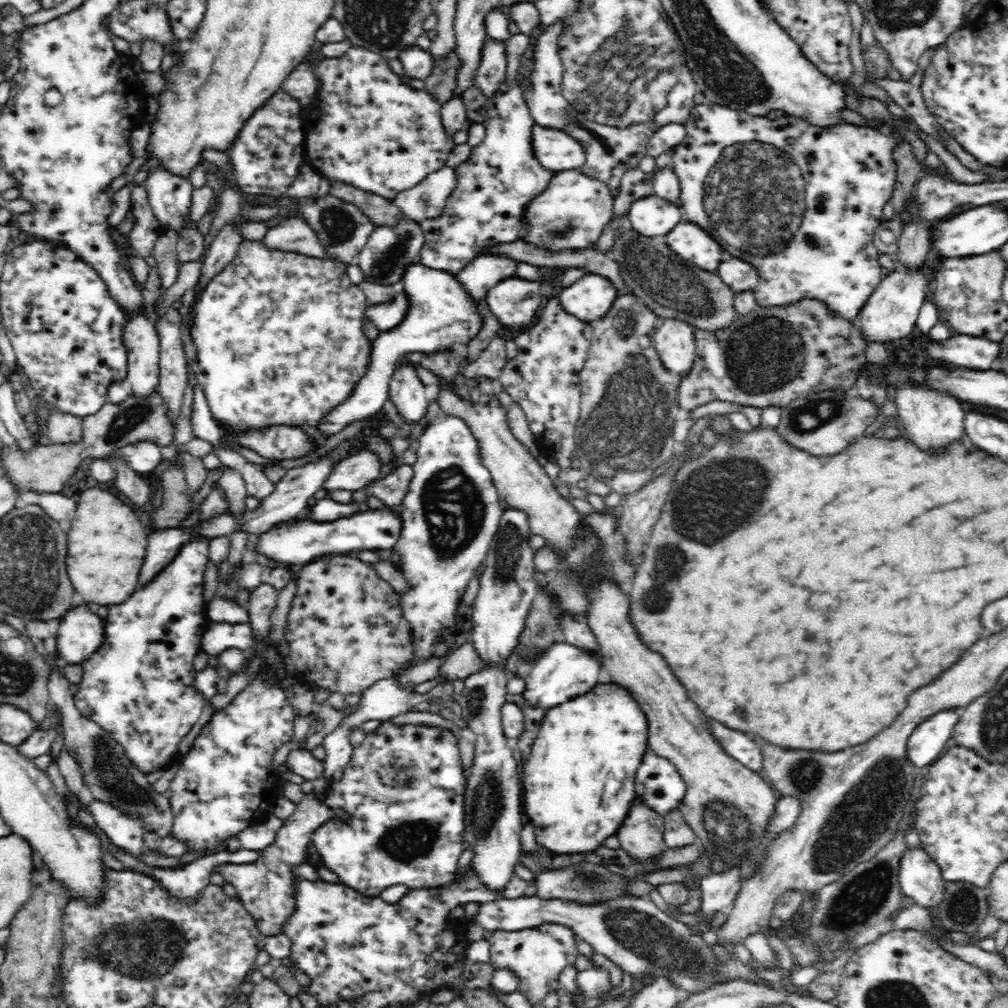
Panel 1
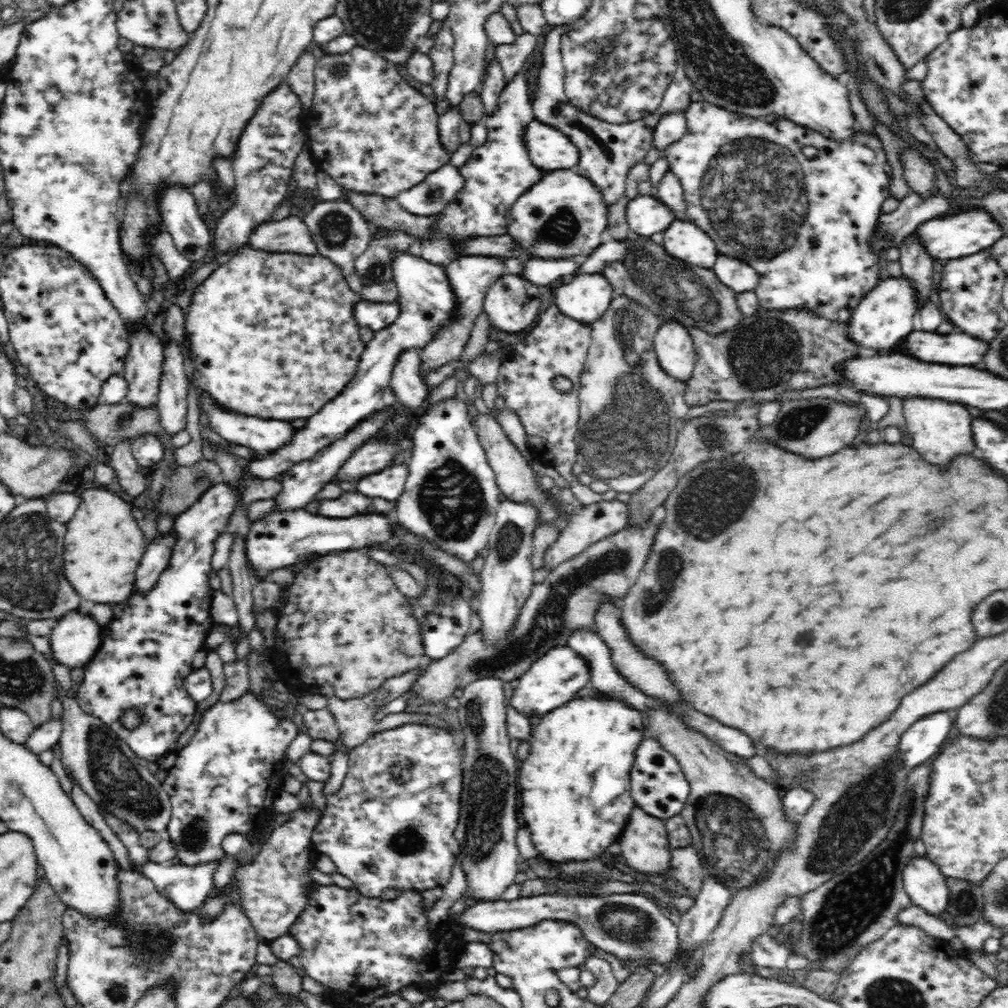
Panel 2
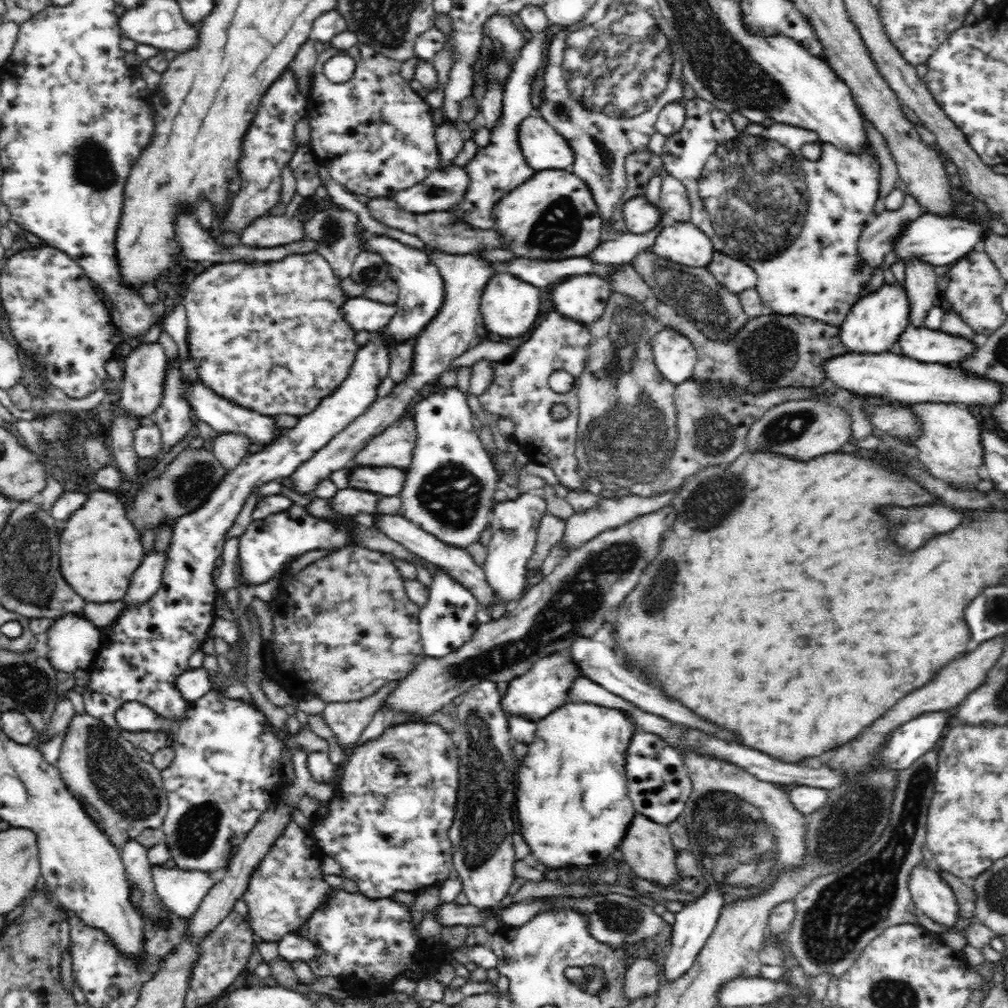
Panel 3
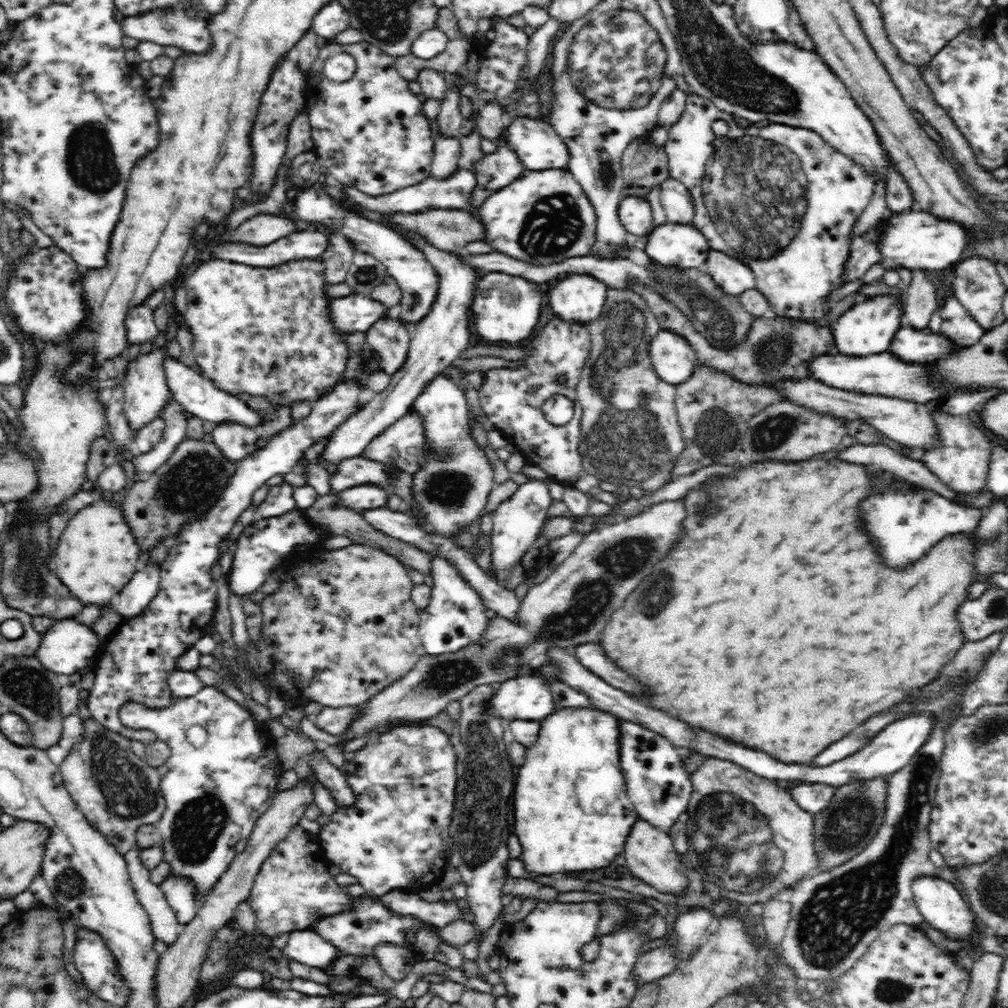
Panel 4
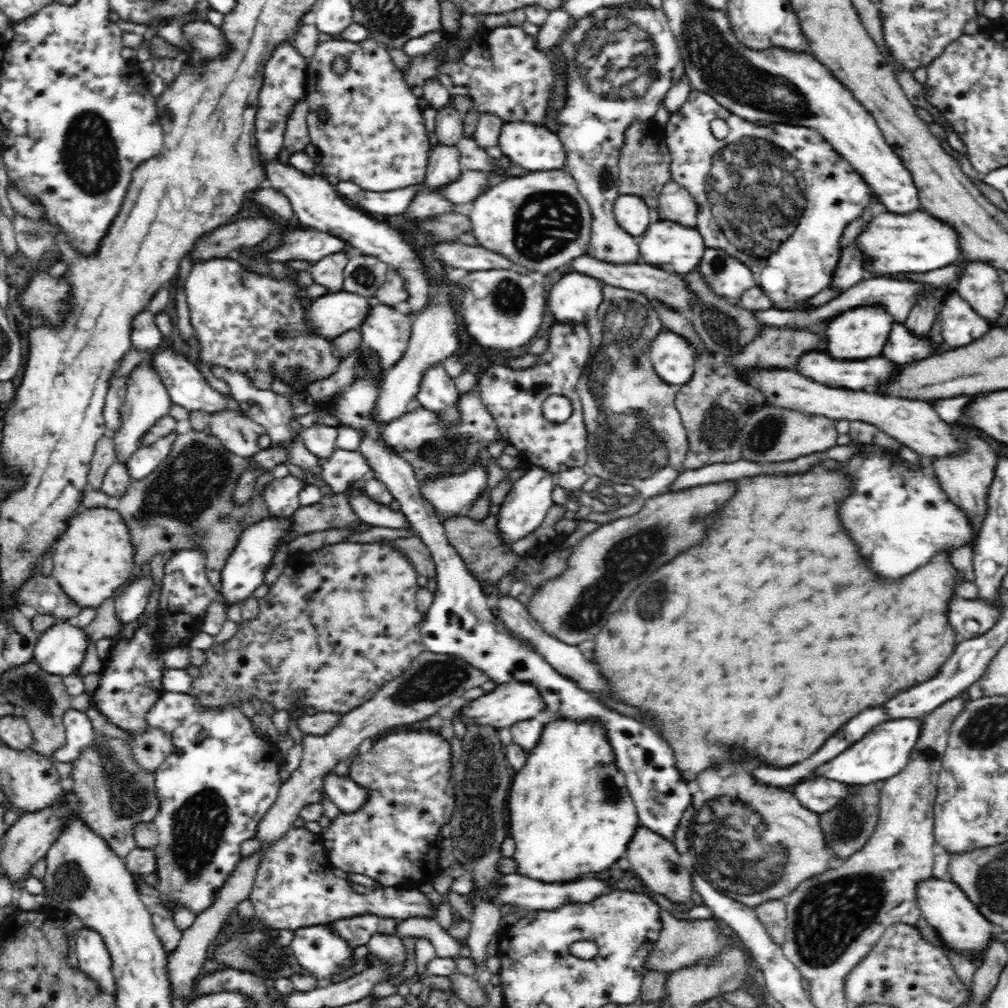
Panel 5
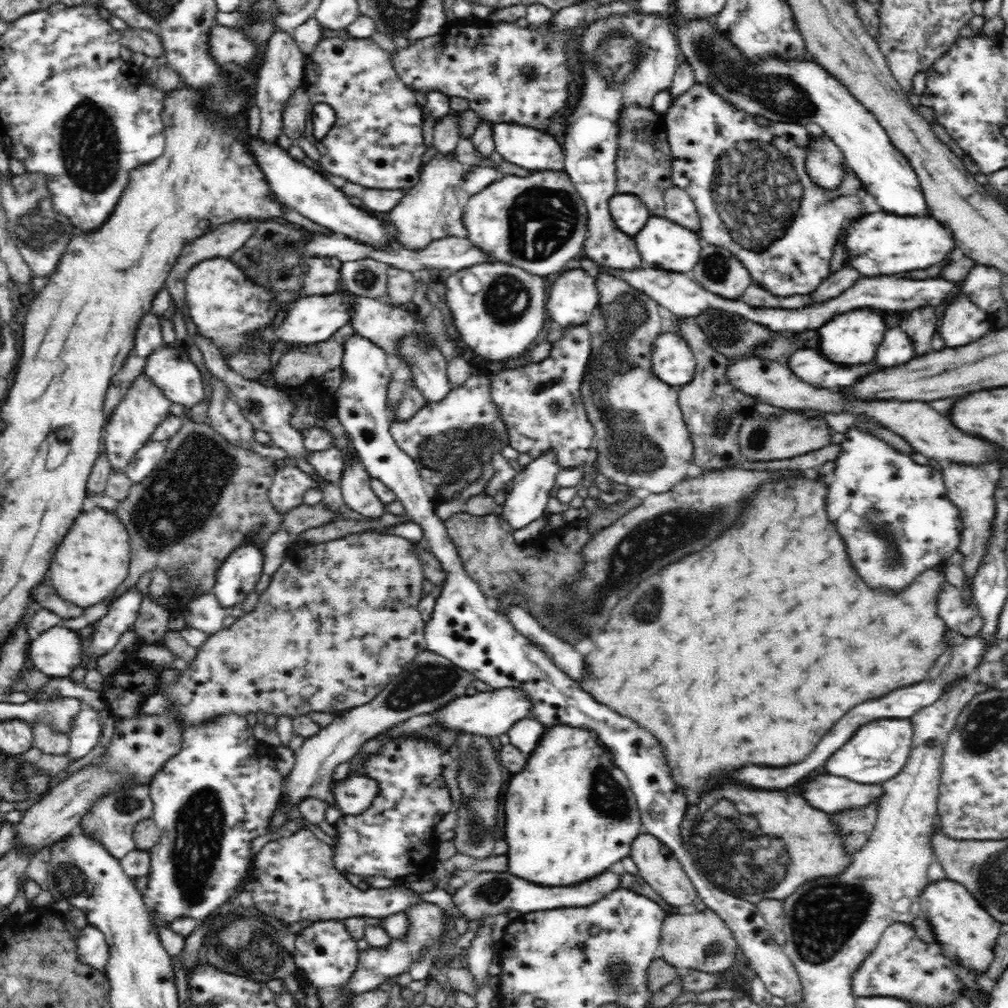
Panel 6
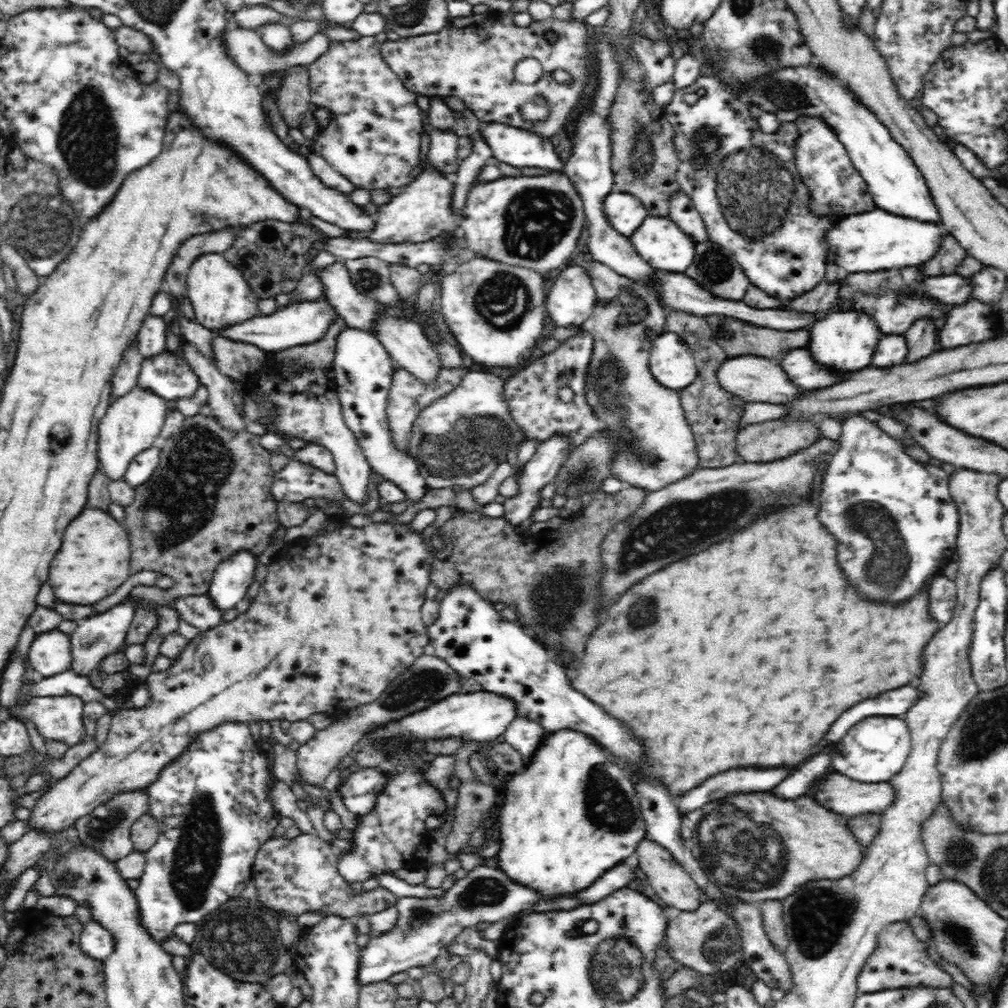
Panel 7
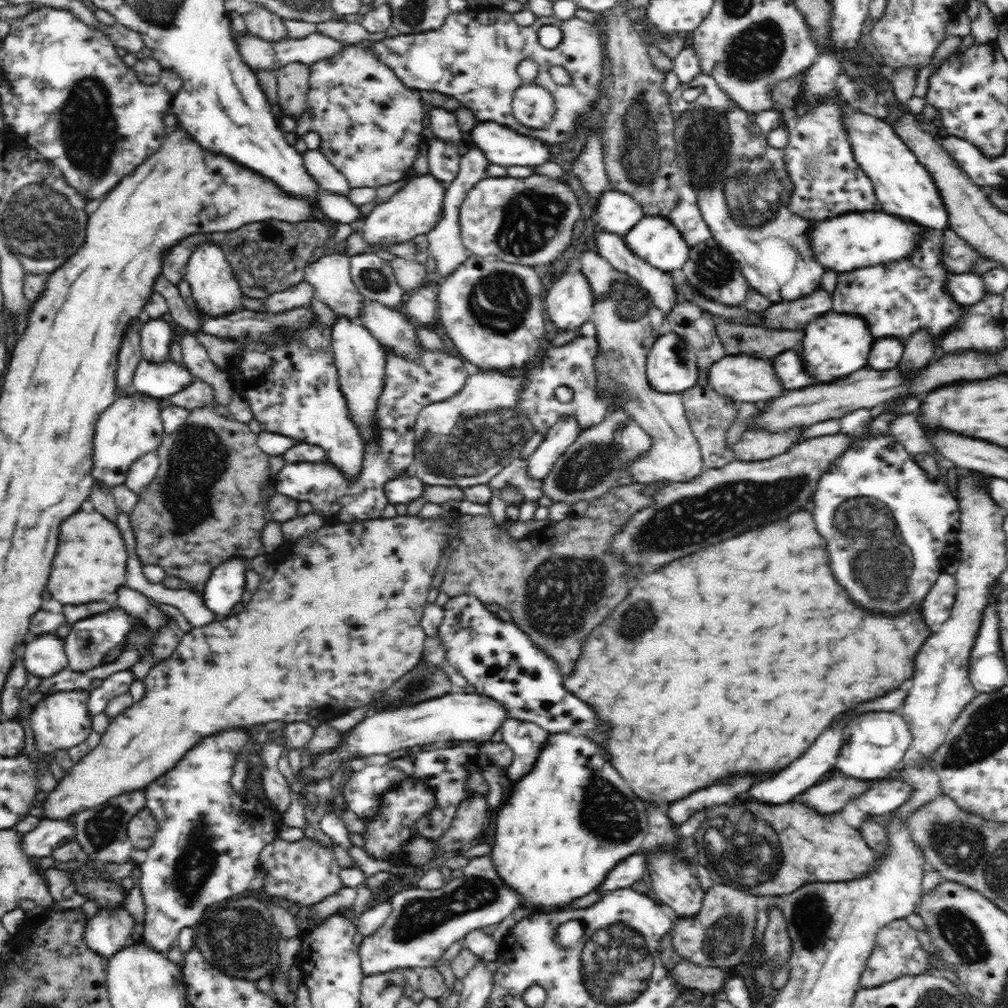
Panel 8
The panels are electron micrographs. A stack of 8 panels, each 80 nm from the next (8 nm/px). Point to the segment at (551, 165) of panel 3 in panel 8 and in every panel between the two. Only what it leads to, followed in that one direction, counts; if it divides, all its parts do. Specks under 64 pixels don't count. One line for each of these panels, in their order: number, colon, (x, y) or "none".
4: (538, 146)
5: (535, 148)
6: (534, 150)
7: (512, 146)
8: (503, 145)

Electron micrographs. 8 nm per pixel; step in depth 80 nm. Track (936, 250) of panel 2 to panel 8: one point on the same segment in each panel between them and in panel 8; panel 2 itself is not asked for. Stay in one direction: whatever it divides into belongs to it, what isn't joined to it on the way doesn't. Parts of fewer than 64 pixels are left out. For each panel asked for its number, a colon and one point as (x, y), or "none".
3: (939, 241)
4: (915, 239)
5: (913, 242)
6: (882, 243)
7: (873, 240)
8: (843, 243)

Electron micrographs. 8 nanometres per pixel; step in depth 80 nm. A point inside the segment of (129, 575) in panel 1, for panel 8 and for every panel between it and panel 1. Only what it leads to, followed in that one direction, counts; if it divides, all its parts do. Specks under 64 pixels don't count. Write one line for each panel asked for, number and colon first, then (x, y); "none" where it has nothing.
2: (104, 545)
3: (99, 550)
4: (97, 553)
5: (94, 557)
6: (92, 561)
7: (93, 561)
8: (82, 572)

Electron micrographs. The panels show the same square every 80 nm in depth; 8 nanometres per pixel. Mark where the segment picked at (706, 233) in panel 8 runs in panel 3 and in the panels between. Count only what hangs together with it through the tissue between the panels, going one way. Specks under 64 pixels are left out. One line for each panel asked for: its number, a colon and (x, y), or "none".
3: (674, 201)
4: (676, 200)
5: (676, 204)
6: (679, 207)
7: (682, 212)

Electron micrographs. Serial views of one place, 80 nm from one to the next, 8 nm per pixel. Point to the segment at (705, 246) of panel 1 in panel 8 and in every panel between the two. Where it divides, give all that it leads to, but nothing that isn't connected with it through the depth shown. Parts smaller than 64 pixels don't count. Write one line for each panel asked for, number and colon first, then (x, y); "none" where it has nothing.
2: (684, 240)
3: (682, 242)
4: (673, 245)
5: (665, 244)
6: (663, 244)
7: (660, 242)
8: (654, 239)

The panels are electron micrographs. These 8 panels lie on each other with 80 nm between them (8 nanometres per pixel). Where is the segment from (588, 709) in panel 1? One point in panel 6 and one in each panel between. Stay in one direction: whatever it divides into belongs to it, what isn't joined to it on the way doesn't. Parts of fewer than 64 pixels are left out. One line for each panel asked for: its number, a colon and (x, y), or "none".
2: (574, 785)
3: (573, 807)
4: (566, 811)
5: (567, 816)
6: (554, 840)

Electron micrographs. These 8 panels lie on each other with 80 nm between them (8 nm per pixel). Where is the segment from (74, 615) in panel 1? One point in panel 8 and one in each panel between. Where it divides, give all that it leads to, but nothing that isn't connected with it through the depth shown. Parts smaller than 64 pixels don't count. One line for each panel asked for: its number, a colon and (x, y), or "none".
2: (76, 638)
3: (74, 642)
4: (68, 647)
5: (60, 650)
6: (55, 653)
7: (49, 654)
8: (44, 656)

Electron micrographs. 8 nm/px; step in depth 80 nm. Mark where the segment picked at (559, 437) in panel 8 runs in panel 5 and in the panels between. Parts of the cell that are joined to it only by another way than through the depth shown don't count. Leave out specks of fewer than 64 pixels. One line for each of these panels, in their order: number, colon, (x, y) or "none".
5: (525, 507)
6: (528, 499)
7: (542, 467)

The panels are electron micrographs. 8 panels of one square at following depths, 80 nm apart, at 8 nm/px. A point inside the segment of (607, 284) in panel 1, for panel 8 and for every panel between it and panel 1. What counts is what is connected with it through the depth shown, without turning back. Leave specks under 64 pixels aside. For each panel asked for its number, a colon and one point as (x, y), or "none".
2: (585, 299)
3: (582, 298)
4: (579, 298)
5: (575, 298)
6: (573, 298)
7: (570, 302)
8: (569, 303)

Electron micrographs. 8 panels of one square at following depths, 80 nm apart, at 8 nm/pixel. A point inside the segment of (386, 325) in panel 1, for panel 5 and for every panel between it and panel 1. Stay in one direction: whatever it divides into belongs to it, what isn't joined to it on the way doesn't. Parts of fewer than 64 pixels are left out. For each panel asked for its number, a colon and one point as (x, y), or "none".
2: (375, 315)
3: (360, 313)
4: (353, 313)
5: (328, 316)

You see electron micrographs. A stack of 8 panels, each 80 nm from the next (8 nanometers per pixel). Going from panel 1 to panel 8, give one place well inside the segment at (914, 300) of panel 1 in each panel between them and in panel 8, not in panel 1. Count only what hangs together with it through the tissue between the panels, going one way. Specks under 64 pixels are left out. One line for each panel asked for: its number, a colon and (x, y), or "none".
2: (884, 317)
3: (874, 323)
4: (866, 328)
5: (861, 332)
6: (851, 338)
7: (842, 340)
8: (835, 344)

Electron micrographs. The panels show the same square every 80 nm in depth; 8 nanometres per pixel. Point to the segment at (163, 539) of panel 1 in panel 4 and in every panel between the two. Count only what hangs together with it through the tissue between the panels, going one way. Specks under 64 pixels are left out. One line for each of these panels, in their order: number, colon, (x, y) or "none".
2: (156, 560)
3: (147, 580)
4: (132, 600)

